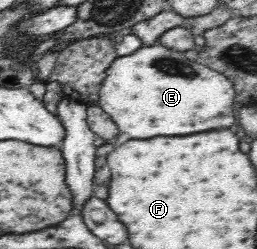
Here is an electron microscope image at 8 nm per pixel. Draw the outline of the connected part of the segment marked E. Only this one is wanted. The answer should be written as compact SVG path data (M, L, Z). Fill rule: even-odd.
M153 44L138 48L131 56L116 58L106 70L98 105L127 138L183 136L234 126L236 92L232 82L218 70L189 60L185 53Z

